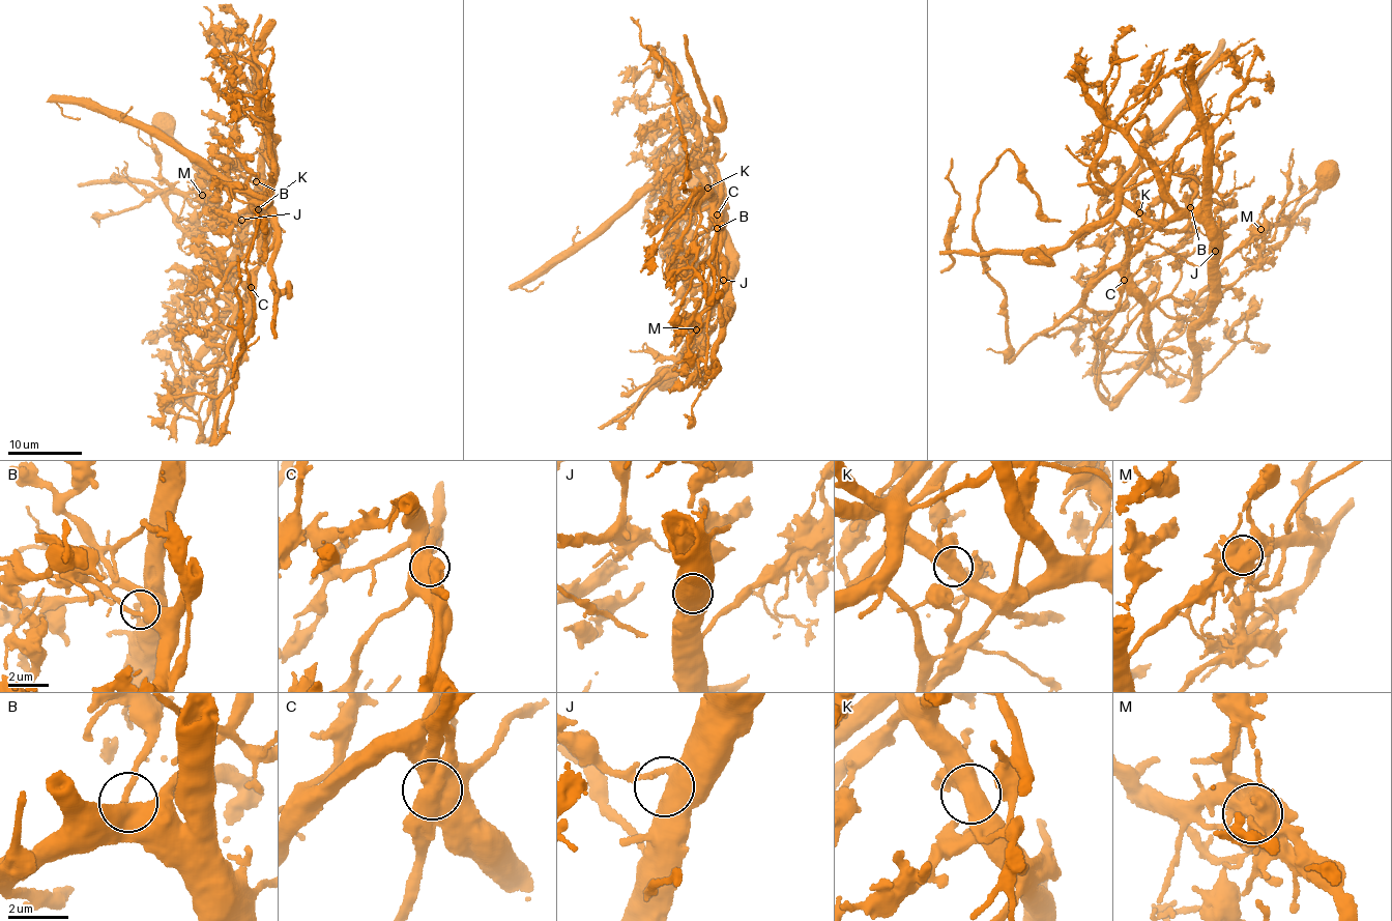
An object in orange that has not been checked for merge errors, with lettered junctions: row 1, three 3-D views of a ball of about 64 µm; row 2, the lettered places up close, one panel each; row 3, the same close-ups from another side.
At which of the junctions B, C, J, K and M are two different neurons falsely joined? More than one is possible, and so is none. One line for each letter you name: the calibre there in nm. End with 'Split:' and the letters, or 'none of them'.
C: Thickness 750 nm
K: Thickness 650 nm
M: Thickness 650 nm
Split: C, K, M

